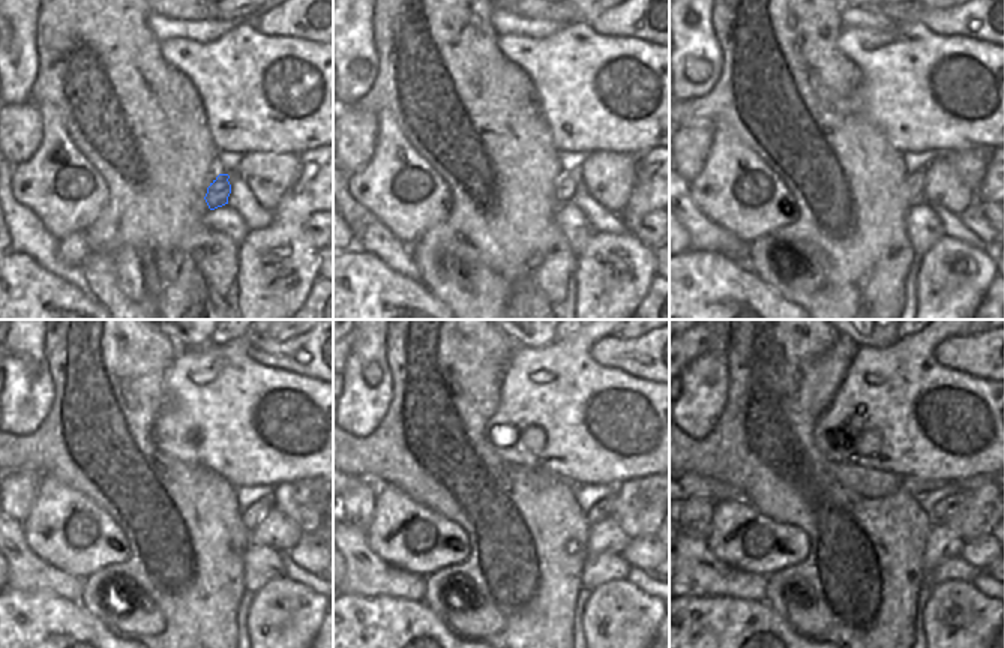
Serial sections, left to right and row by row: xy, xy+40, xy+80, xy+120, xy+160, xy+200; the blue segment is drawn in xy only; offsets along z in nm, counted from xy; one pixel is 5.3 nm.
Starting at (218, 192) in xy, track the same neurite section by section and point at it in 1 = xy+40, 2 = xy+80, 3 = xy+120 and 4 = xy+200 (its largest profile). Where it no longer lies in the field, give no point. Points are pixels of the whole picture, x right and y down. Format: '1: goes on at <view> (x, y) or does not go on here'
1: goes on at xy+40 (568, 183)
2: goes on at xy+80 (916, 180)
3: goes on at xy+120 (251, 516)
4: goes on at xy+200 (953, 503)

